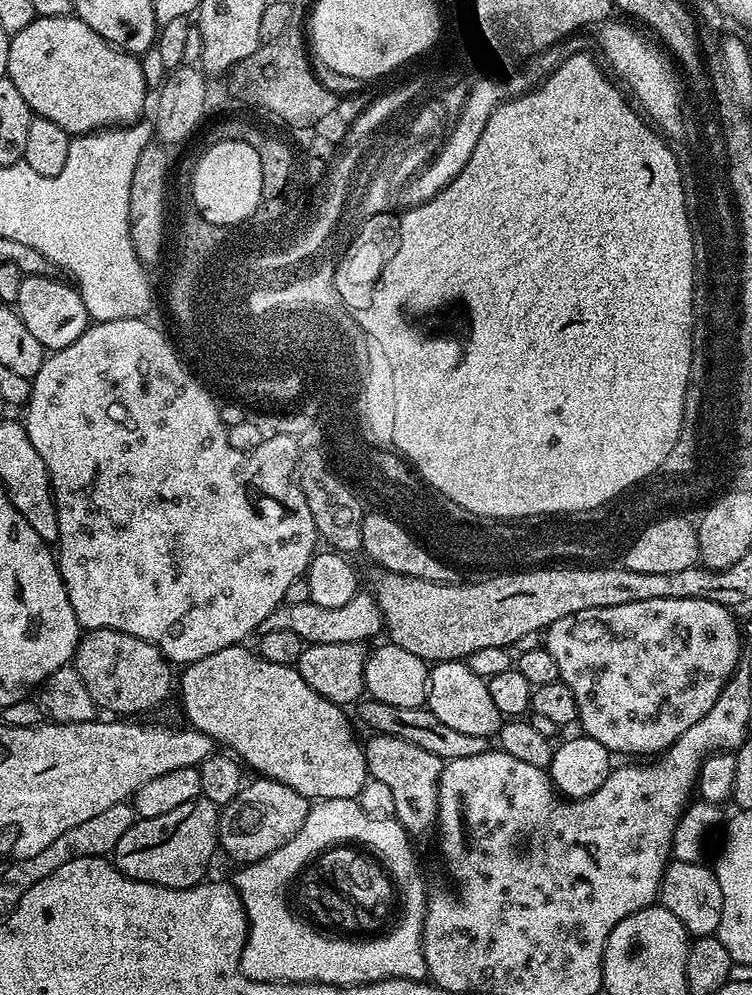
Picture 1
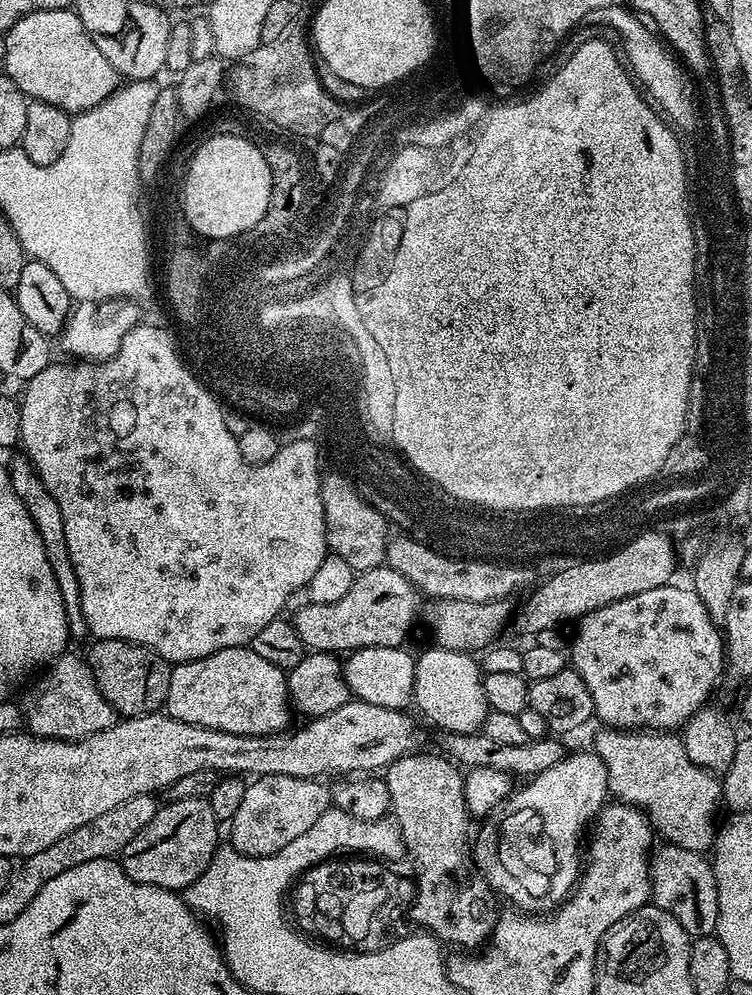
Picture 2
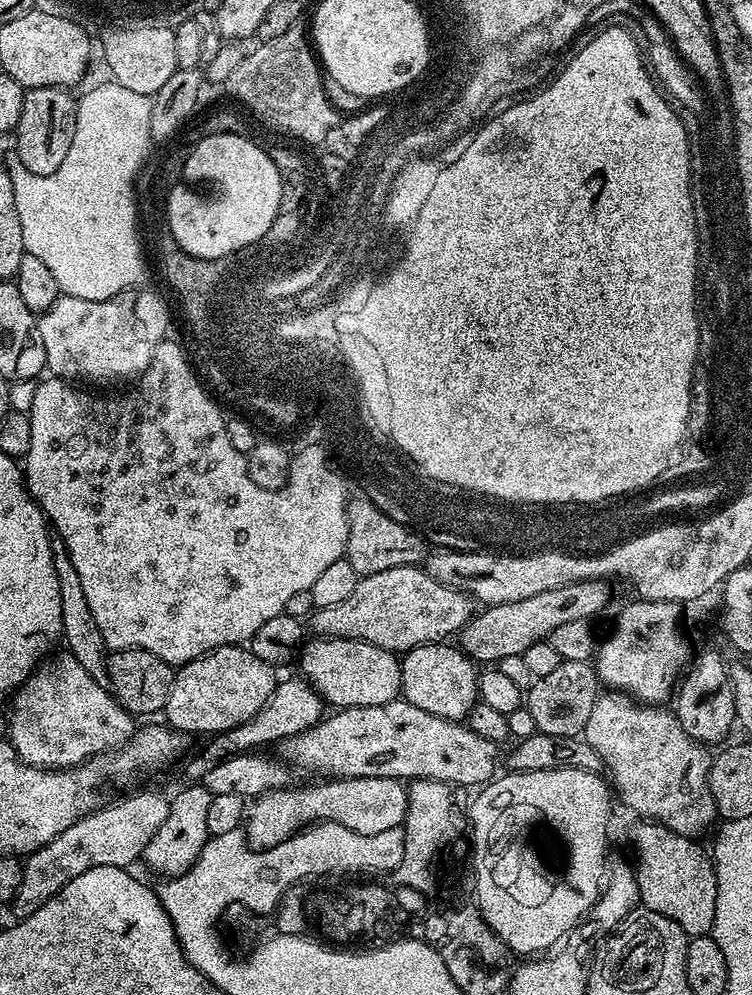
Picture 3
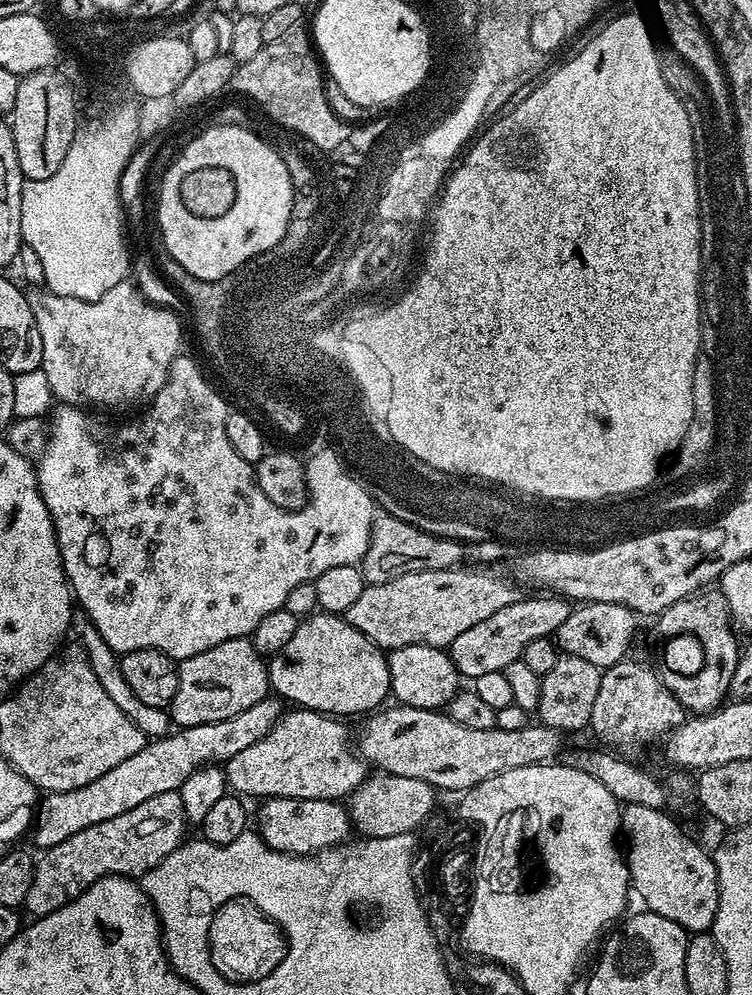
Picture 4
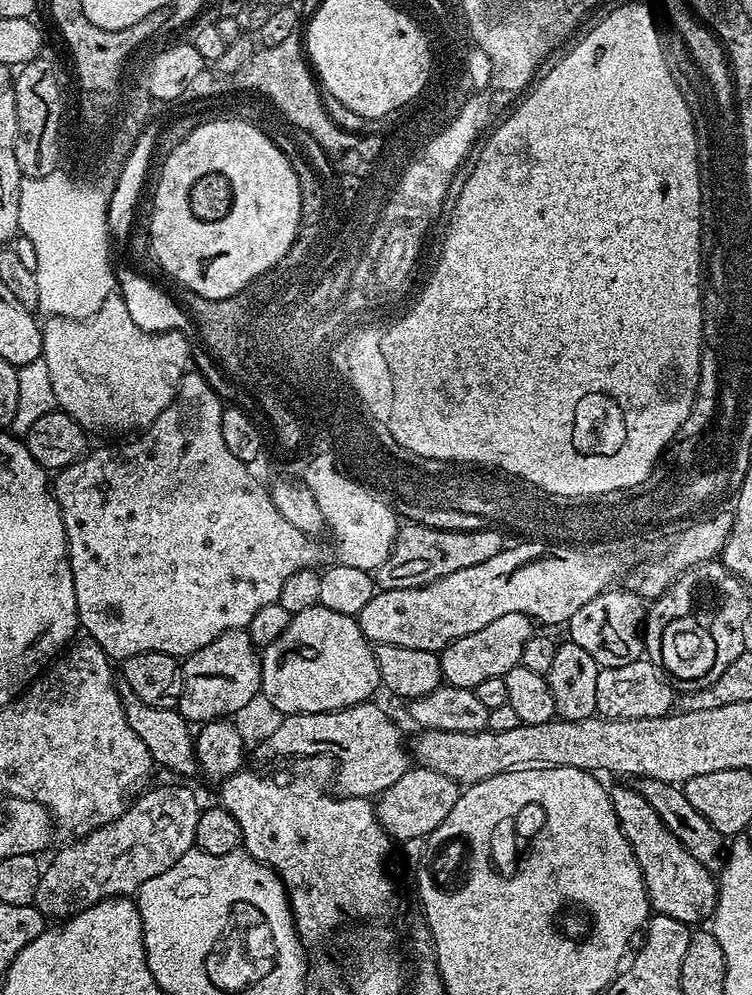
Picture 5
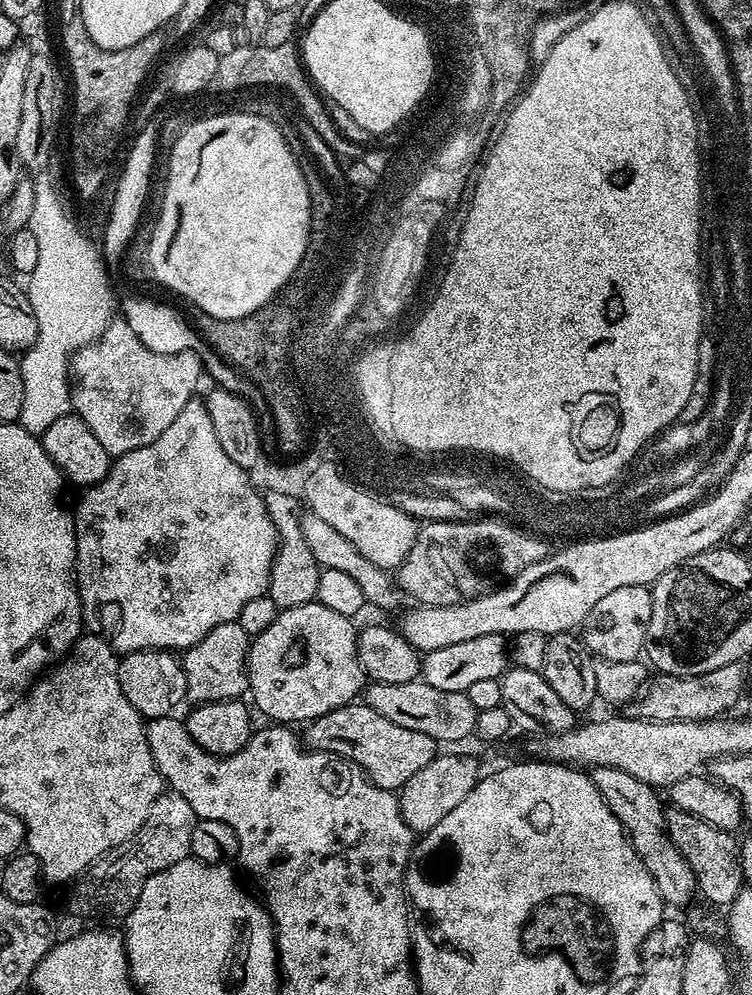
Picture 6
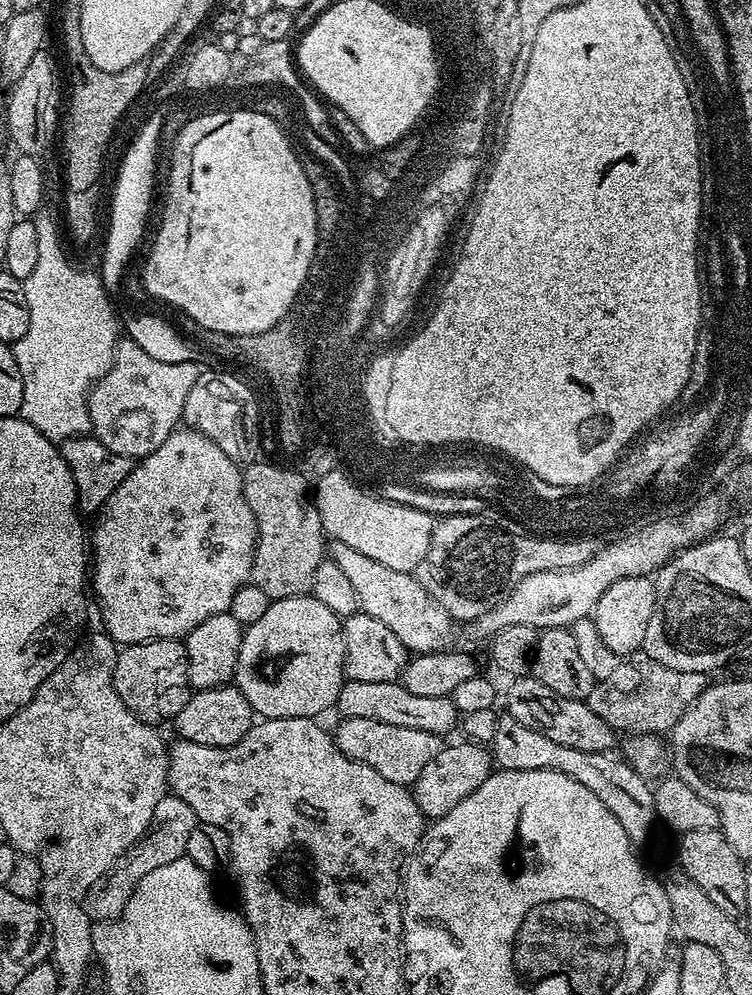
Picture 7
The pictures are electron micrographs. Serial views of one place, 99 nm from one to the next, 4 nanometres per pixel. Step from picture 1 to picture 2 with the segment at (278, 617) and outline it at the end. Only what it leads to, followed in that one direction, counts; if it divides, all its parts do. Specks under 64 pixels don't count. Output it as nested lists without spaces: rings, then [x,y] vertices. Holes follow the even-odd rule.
[[[381,566],[359,573],[350,591],[339,602],[318,602],[302,606],[291,617],[308,652],[351,654],[370,646],[401,647],[412,623],[421,611],[421,593],[398,570]]]

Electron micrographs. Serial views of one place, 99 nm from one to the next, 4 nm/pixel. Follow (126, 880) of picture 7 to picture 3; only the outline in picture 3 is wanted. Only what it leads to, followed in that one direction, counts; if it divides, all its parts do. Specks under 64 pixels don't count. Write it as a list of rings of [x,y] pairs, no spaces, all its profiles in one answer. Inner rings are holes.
[[[136,792],[133,796],[124,796],[113,804],[97,807],[62,830],[62,834],[49,844],[28,853],[23,861],[22,886],[18,886],[18,894],[10,905],[13,917],[34,914],[34,910],[50,902],[70,878],[78,878],[78,874],[86,874],[86,870],[94,866],[128,868],[135,860],[139,861],[154,834],[158,834],[162,822],[166,822],[169,803],[169,797],[160,792]]]

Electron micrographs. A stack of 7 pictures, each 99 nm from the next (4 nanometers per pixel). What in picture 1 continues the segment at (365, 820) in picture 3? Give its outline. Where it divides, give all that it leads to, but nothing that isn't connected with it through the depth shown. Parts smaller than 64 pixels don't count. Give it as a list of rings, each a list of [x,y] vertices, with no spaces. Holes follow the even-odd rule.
[[[256,778],[253,784],[252,781],[245,783],[238,798],[234,798],[229,804],[220,808],[219,847],[222,849],[223,855],[225,852],[230,859],[237,860],[237,865],[256,864],[262,858],[274,854],[274,850],[286,846],[286,842],[290,842],[290,838],[294,838],[294,834],[298,834],[298,830],[302,830],[302,822],[306,822],[309,807],[310,802],[302,794],[298,794],[298,790],[277,780]]]

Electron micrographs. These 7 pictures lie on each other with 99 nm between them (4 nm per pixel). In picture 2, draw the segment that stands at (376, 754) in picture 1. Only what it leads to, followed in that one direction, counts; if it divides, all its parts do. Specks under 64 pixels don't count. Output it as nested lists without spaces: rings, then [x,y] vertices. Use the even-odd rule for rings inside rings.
[[[420,755],[398,758],[382,776],[390,790],[390,812],[400,827],[404,851],[407,859],[412,859],[410,875],[417,886],[413,919],[430,926],[432,936],[439,941],[476,950],[488,943],[496,929],[498,897],[487,880],[472,877],[474,860],[470,855],[470,813],[464,798],[464,776],[443,755]]]

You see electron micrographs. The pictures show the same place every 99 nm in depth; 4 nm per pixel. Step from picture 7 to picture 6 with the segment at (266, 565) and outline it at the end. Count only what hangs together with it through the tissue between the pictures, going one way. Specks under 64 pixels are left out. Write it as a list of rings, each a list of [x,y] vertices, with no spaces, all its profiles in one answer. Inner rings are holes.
[[[267,493],[264,496],[264,504],[274,522],[278,537],[276,558],[272,562],[266,595],[282,610],[311,604],[318,594],[321,566],[314,558],[314,554],[310,554],[310,546],[306,546],[306,538],[302,538],[301,513],[296,512],[296,501],[298,500],[295,495],[286,493]]]

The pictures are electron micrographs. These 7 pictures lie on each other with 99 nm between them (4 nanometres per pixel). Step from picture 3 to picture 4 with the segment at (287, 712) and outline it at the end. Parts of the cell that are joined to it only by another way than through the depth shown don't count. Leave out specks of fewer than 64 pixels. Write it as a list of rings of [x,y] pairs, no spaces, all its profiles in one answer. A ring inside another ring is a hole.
[[[265,698],[254,702],[250,710],[234,714],[234,718],[222,718],[222,722],[206,722],[202,726],[177,727],[167,736],[149,739],[138,754],[126,758],[126,762],[120,762],[114,770],[106,770],[102,778],[94,778],[94,782],[78,790],[47,793],[35,805],[30,840],[32,836],[40,850],[47,850],[58,846],[58,842],[66,842],[66,838],[78,834],[78,830],[98,826],[98,822],[106,822],[106,818],[118,818],[118,814],[126,814],[126,810],[142,806],[146,798],[179,792],[182,782],[186,782],[186,778],[199,768],[223,765],[224,761],[234,758],[238,750],[246,750],[246,746],[270,734],[281,715],[281,701]]]

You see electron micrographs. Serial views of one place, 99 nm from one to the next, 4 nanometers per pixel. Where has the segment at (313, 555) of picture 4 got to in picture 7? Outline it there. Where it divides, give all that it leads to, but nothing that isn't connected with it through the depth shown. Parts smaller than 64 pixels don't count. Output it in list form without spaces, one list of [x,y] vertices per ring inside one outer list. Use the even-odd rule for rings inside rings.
[[[184,426],[171,432],[149,456],[141,456],[133,463],[132,472],[110,494],[99,513],[100,521],[96,524],[96,553],[90,556],[90,588],[96,591],[96,600],[100,603],[100,616],[104,619],[103,631],[107,632],[117,645],[127,646],[141,644],[147,640],[180,640],[186,638],[193,630],[214,614],[222,614],[228,610],[234,594],[241,584],[249,579],[252,556],[256,553],[256,516],[244,497],[244,478],[241,465],[231,460],[224,451],[214,446],[201,432],[194,432]],[[344,470],[326,474],[314,484],[314,503],[325,533],[332,540],[346,542],[354,550],[390,566],[390,570],[415,573],[416,567],[430,550],[434,516],[423,507],[411,508],[405,504],[393,504],[365,490],[352,480]]]

